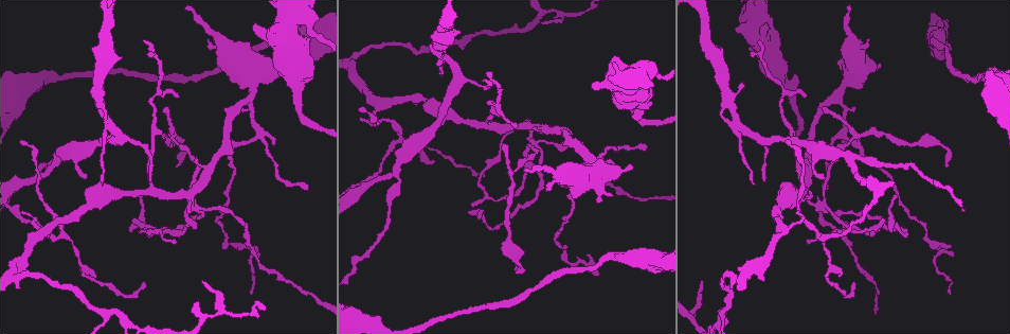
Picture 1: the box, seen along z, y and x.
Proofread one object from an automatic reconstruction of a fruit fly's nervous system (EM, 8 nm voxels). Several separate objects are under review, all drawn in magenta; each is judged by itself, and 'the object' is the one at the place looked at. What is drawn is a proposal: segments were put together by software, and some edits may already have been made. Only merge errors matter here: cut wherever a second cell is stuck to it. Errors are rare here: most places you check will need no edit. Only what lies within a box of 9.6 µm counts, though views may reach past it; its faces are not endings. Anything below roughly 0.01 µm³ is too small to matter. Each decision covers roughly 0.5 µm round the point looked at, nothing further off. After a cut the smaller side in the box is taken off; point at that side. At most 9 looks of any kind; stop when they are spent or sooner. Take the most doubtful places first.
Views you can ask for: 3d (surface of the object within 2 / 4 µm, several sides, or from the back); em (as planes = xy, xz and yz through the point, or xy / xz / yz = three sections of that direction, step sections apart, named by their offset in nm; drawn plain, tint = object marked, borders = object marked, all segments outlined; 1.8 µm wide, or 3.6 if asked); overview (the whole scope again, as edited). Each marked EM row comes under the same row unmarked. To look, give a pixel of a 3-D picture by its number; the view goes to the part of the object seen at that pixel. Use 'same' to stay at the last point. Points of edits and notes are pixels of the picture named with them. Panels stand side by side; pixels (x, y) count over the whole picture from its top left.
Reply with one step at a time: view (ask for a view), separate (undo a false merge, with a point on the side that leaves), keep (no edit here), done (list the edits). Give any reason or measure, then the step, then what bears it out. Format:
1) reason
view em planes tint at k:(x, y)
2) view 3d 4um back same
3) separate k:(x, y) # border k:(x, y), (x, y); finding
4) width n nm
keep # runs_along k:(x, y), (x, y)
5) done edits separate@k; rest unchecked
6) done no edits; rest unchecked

arms run side by side
view em yz step 4 tint at 1:(195, 204)

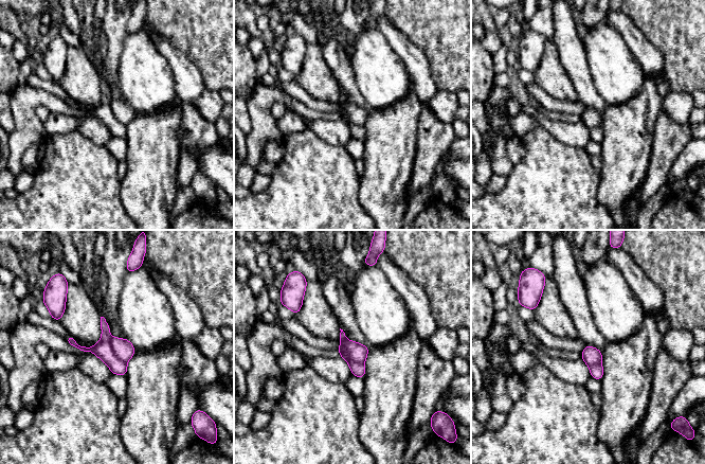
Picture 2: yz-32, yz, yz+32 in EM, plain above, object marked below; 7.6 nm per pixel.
separate 2:(358, 353) # border 2:(346, 341), (348, 357), (363, 362); a second cell is stuck on

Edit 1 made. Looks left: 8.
calibre changes
view em xz step 16 tint at 1:(935, 43)

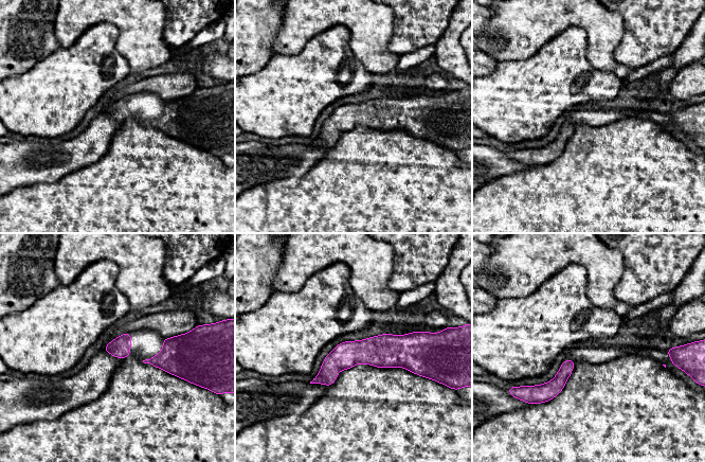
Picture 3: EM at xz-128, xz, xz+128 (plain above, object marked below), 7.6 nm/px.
keep # runs_along 3:(417, 347), (351, 352), (315, 380); continuous, no second cell

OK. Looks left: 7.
three arms meet
view em planes tint at 1:(20, 275)

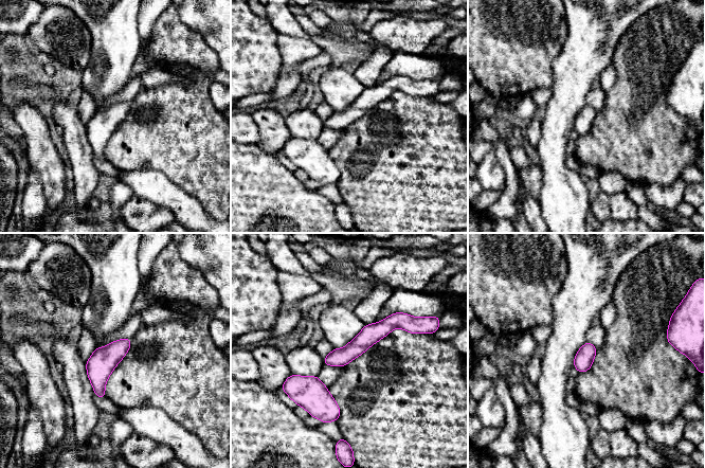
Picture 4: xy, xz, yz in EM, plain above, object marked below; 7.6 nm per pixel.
width 140 nm
keep # runs_along 4:(403, 319), (325, 361); one cell here

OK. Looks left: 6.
done edits separate@2; rest unchecked

